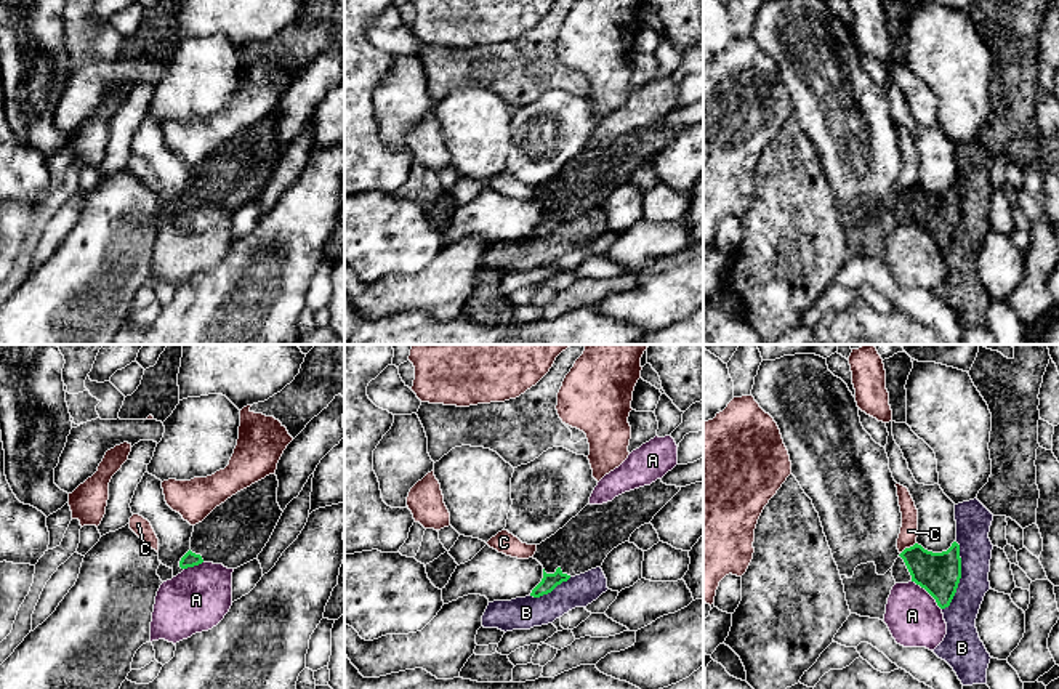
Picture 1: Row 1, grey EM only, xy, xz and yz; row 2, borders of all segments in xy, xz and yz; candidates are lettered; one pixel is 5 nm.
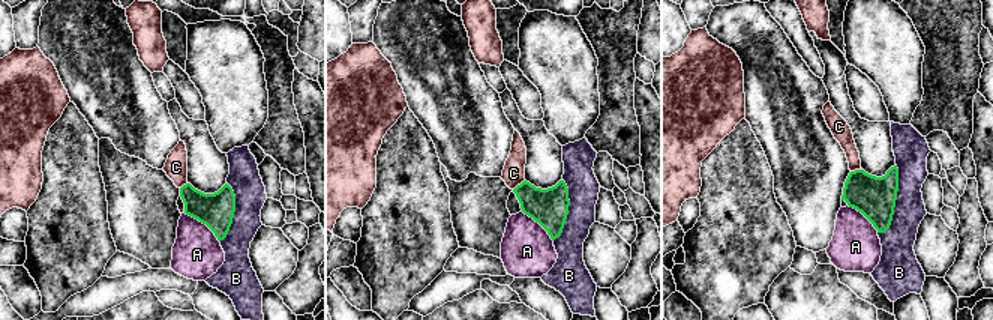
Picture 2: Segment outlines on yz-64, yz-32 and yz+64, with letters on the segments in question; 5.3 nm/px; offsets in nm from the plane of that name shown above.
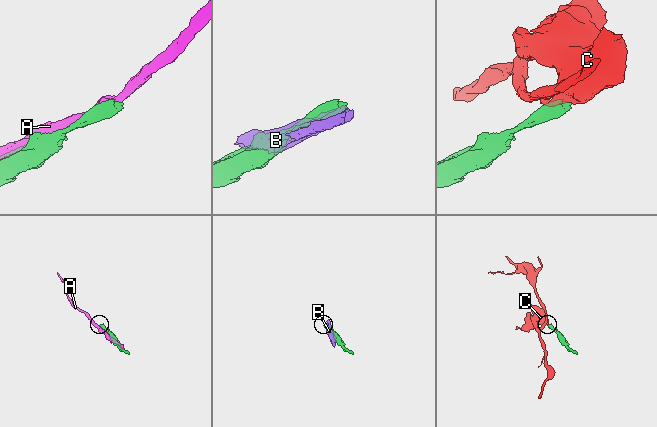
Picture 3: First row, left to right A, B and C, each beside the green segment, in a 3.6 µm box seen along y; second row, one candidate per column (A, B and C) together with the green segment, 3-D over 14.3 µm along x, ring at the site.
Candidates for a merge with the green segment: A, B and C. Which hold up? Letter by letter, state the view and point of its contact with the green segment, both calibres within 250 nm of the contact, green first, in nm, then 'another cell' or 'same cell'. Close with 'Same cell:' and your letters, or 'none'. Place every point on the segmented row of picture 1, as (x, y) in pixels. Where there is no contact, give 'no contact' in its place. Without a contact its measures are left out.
A: yz (928, 592) | 220/280 nm | another cell
B: yz (960, 577) | 220/160 nm | another cell
C: yz (907, 548) | 220/90 nm | another cell
Same cell: none

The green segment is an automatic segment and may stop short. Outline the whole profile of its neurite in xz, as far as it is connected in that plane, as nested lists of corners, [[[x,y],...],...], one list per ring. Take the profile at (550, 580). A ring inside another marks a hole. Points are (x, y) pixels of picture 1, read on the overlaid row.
[[[561,567],[556,569],[554,574],[546,574],[543,569],[542,582],[532,590],[530,596],[540,598],[543,594],[551,593],[558,585],[567,582],[570,575],[564,574]]]

